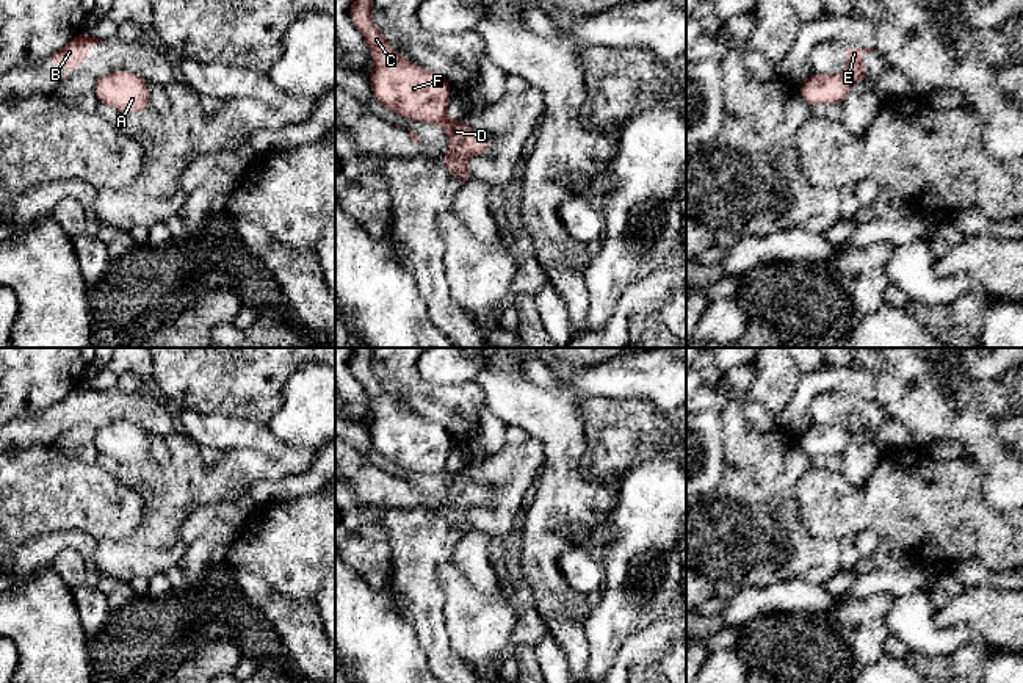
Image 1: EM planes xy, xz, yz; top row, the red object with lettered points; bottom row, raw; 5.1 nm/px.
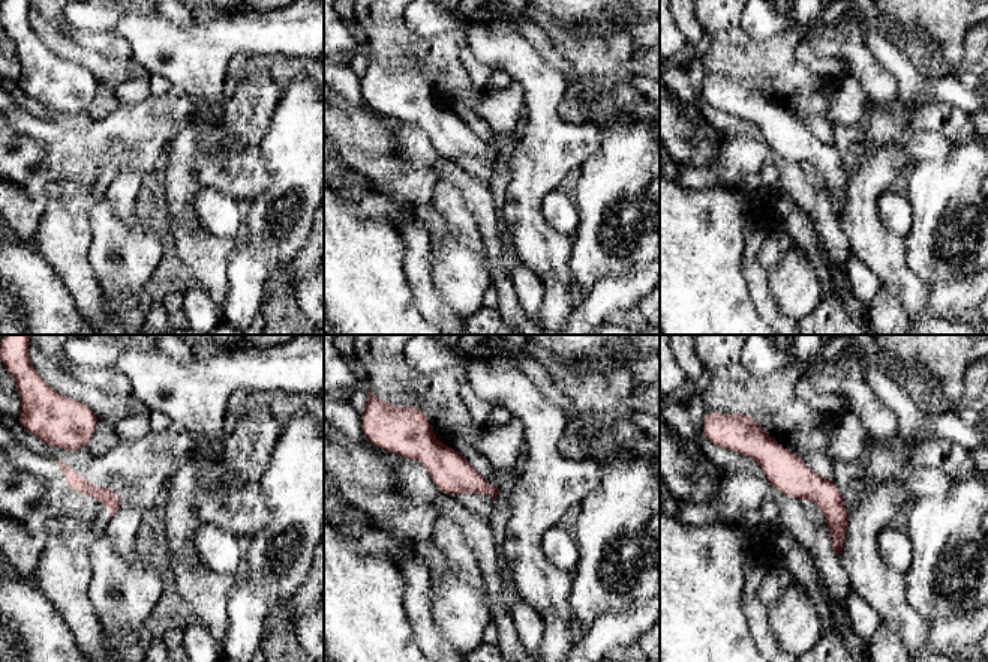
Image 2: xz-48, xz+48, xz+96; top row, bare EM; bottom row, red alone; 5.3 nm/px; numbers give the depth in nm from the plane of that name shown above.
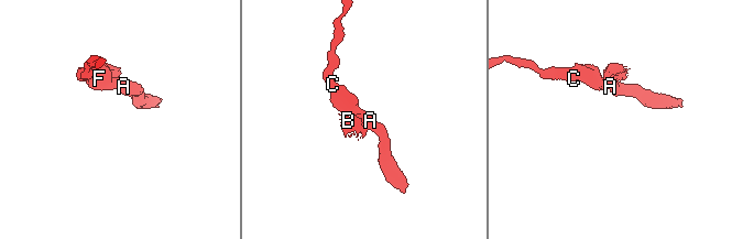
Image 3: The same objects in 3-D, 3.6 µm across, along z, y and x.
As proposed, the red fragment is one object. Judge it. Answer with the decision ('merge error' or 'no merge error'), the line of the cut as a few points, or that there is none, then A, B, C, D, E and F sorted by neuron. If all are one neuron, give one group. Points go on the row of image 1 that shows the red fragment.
merge error; cut xz (451, 146), (464, 157); groups A C D F / B E

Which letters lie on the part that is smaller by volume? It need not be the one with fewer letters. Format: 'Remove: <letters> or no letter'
Remove: B, E

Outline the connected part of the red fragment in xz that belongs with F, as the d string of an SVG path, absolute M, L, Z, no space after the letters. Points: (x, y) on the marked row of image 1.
M354 0L349 19L370 45L373 69L368 75L373 97L403 119L436 124L445 130L461 157L490 152L487 136L468 128L464 119L446 116L450 81L437 70L420 67L399 55L378 30L373 0Z

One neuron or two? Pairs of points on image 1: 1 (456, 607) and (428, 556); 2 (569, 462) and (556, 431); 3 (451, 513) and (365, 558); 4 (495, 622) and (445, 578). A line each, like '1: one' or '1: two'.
1: two
2: one
3: two
4: one

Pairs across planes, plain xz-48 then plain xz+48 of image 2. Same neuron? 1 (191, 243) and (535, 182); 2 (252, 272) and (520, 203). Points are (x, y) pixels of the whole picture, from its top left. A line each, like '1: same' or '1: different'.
1: different
2: different

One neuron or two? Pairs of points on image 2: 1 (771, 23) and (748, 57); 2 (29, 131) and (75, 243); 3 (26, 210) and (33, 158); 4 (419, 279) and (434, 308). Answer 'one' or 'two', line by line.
1: two
2: one
3: one
4: one

